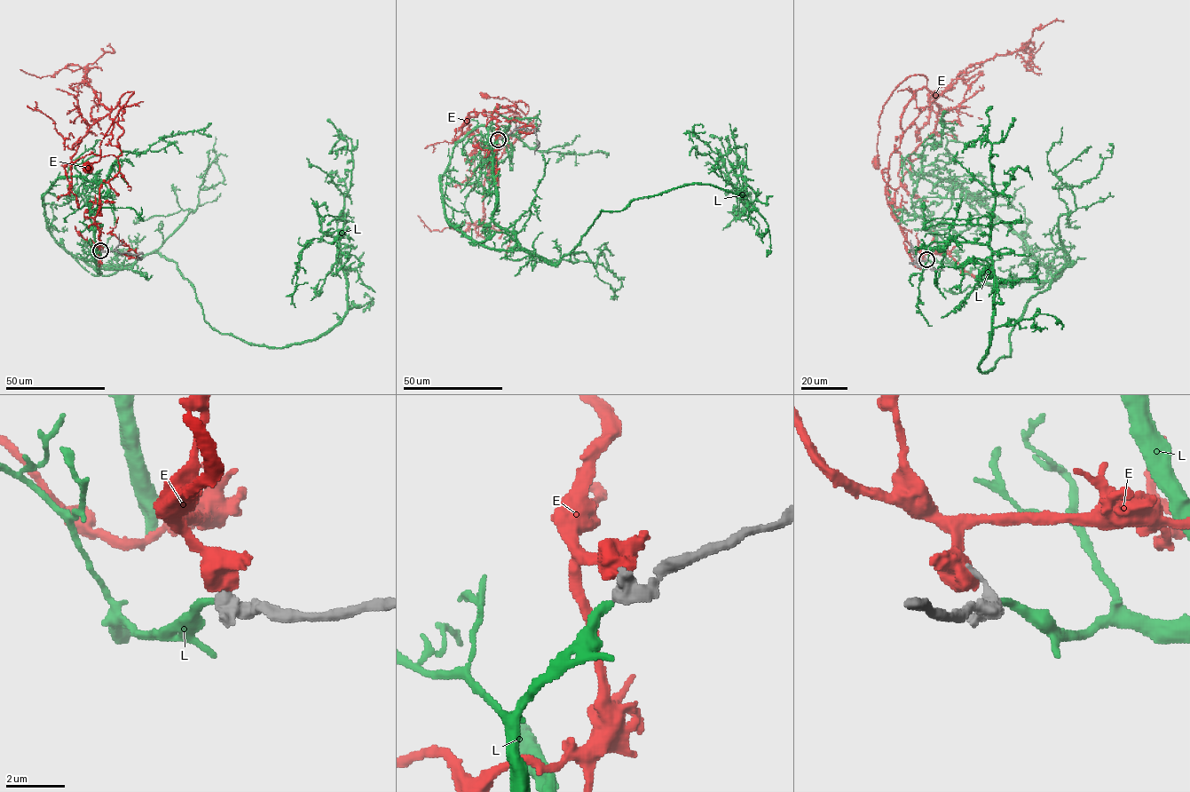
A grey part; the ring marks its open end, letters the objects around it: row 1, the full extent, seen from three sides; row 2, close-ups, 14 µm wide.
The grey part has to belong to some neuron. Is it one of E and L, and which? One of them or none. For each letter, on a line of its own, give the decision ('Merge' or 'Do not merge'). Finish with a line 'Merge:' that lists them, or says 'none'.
E: Do not merge
L: Merge
Merge: L

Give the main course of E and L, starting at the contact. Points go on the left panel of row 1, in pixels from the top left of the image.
E: (101, 249), (99, 187), (120, 169), (118, 104), (134, 92), (101, 140), (100, 159), (87, 167)
L: (100, 250), (98, 273), (172, 259), (212, 327), (283, 347), (347, 309), (337, 238), (305, 243), (295, 307)

